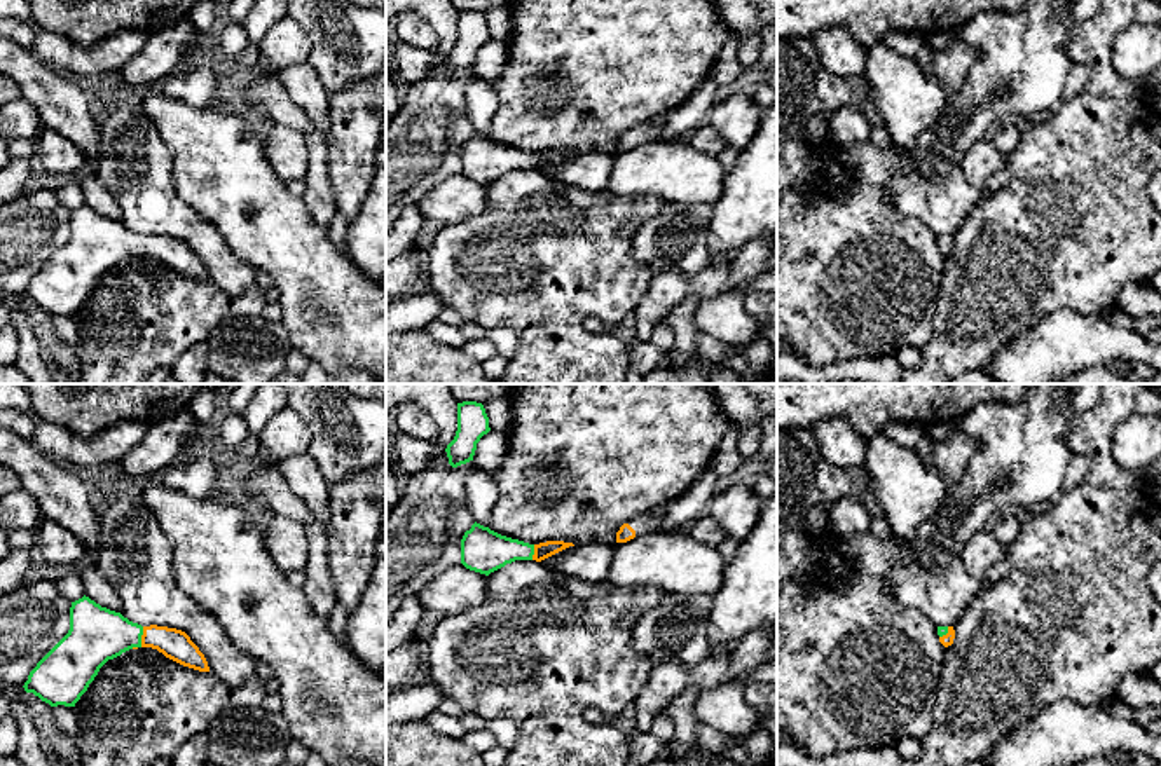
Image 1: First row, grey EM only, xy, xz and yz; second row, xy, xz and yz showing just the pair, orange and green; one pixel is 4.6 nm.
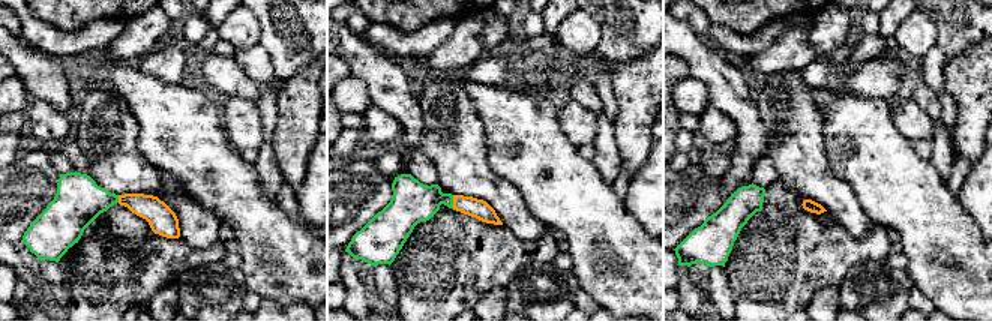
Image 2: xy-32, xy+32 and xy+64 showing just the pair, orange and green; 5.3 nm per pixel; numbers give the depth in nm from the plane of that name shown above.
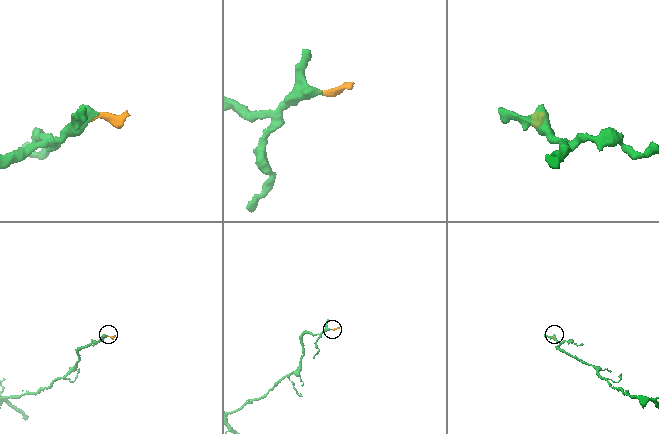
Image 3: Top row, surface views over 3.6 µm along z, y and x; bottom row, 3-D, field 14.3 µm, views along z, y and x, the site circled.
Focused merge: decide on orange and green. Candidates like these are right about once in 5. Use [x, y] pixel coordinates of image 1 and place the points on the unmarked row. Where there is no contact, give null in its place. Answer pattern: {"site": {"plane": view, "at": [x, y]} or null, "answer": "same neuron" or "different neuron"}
{"site": {"plane": "xy", "at": [142, 246]}, "answer": "same neuron"}

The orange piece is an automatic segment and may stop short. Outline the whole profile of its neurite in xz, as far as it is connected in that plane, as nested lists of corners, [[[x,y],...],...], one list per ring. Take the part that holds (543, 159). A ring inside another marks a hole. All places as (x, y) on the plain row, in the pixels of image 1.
[[[475,131],[461,148],[461,173],[470,180],[489,185],[515,169],[541,171],[569,155],[574,154],[564,150],[529,154],[501,145]]]

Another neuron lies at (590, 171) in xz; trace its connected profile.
[[[615,152],[574,154],[541,169],[541,173],[552,180],[581,188],[585,192],[602,192],[608,188],[613,159]]]

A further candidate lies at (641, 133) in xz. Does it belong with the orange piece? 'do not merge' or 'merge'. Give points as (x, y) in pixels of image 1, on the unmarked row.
merge

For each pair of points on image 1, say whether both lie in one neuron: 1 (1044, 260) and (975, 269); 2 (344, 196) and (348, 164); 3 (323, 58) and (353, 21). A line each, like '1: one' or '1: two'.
1: one
2: one
3: one

